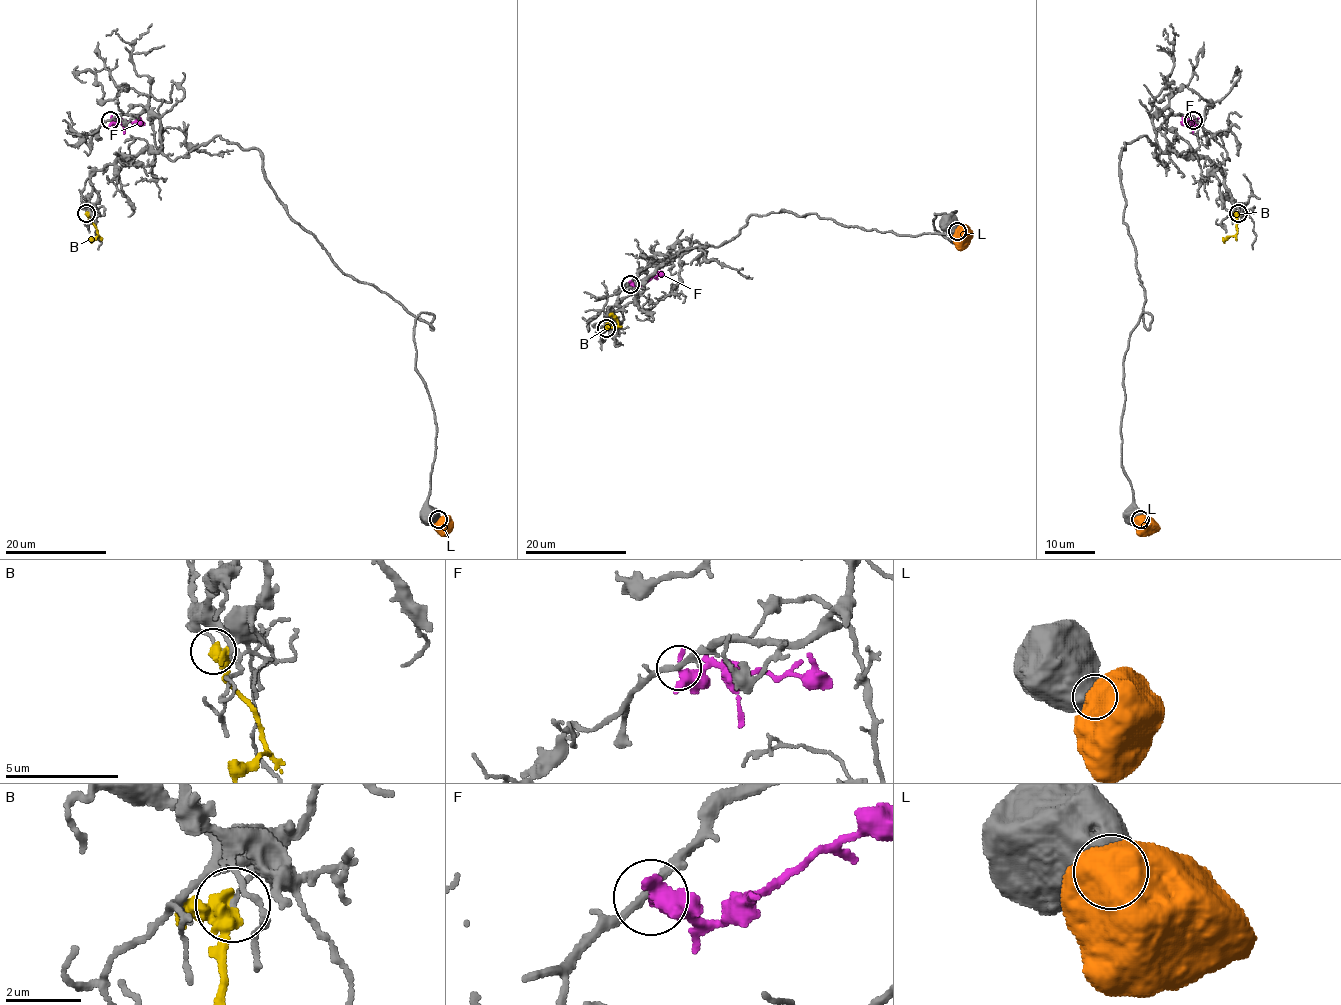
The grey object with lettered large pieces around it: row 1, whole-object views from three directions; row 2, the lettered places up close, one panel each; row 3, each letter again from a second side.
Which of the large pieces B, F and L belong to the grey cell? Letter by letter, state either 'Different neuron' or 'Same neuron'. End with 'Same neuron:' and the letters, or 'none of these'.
B: Different neuron
F: Different neuron
L: Different neuron
Same neuron: none of these

